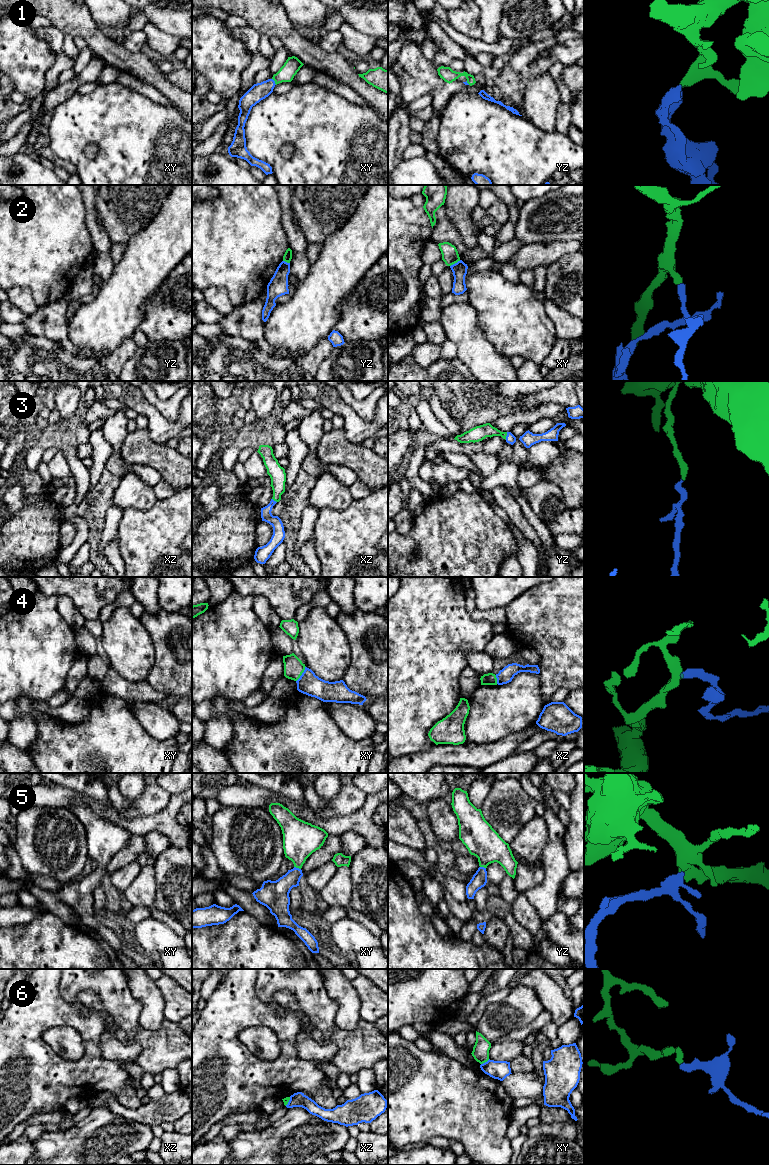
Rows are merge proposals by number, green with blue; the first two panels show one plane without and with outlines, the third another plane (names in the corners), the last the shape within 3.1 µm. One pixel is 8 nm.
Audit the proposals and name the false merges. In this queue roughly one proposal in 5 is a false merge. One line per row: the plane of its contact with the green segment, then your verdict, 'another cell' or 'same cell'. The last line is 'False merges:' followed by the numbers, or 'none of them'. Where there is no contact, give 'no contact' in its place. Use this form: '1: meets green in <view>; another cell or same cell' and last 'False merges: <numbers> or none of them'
1: meets green in xy; same cell
2: meets green in xy; another cell
3: meets green in yz; same cell
4: meets green in xy; another cell
5: meets green in xy; same cell
6: meets green in xy; another cell
False merges: 2, 4, 6

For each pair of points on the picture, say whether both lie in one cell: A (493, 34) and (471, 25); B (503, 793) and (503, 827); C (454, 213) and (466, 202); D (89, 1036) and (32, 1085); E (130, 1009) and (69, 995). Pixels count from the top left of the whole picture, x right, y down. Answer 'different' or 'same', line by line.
A: different
B: same
C: same
D: same
E: same

